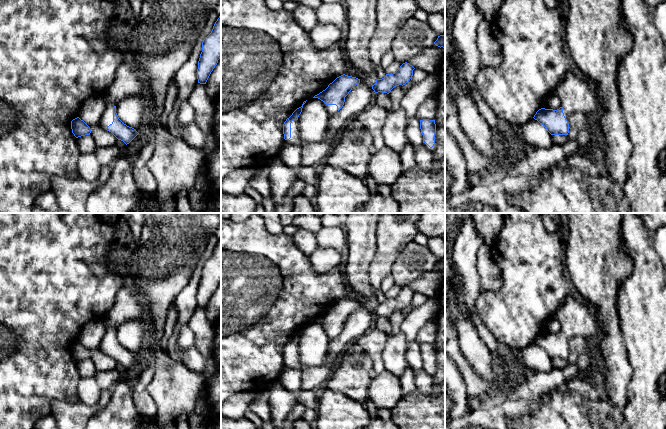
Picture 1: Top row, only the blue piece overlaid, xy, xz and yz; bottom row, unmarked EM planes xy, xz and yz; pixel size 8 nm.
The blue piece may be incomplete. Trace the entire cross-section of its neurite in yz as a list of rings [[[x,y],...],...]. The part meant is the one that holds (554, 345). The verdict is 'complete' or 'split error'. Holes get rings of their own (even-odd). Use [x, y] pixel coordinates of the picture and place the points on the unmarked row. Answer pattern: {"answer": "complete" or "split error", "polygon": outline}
{"answer": "split error", "polygon": [[[567,297],[557,309],[555,317],[561,324],[561,331],[557,334],[541,332],[533,341],[551,359],[568,359],[568,343],[573,337],[596,341],[601,334],[596,310],[580,298]]]}

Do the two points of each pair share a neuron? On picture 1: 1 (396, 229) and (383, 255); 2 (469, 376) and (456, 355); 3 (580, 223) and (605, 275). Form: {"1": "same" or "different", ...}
{"1": "same", "2": "same", "3": "same"}

